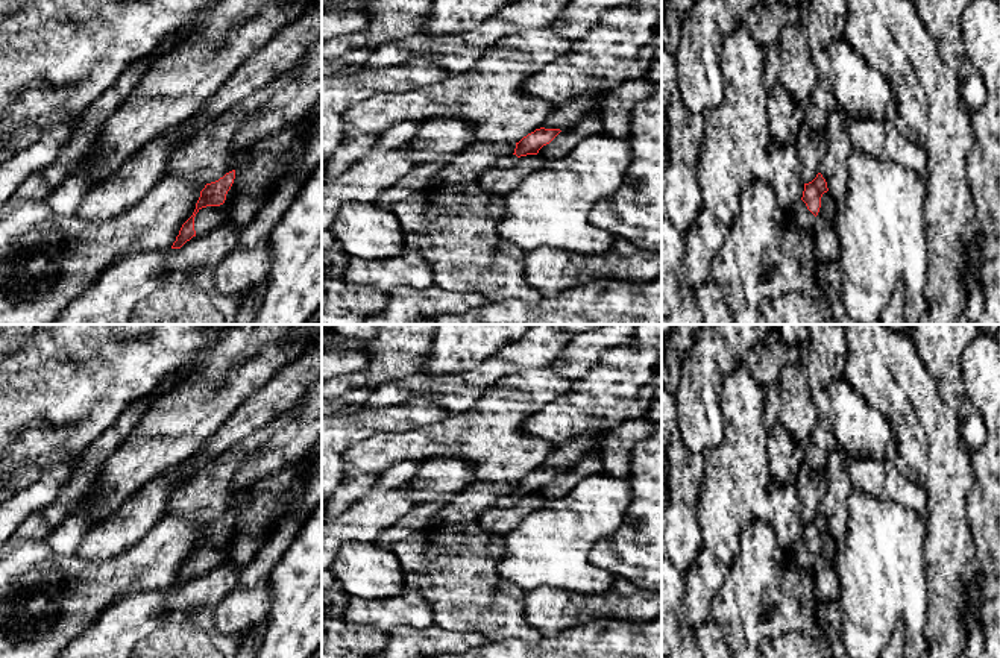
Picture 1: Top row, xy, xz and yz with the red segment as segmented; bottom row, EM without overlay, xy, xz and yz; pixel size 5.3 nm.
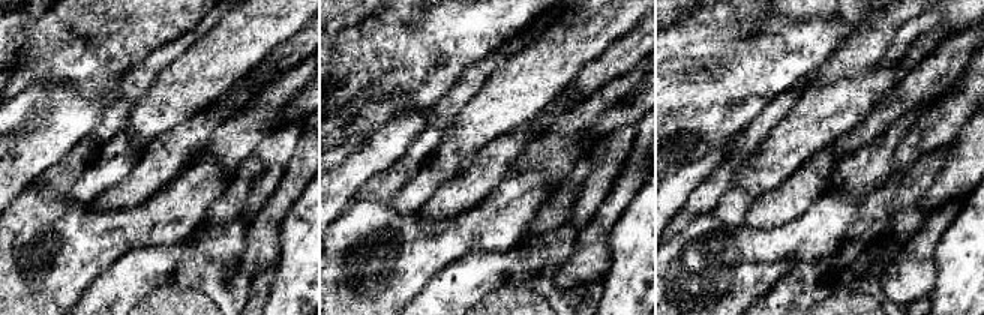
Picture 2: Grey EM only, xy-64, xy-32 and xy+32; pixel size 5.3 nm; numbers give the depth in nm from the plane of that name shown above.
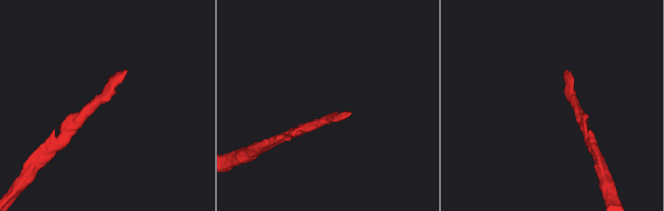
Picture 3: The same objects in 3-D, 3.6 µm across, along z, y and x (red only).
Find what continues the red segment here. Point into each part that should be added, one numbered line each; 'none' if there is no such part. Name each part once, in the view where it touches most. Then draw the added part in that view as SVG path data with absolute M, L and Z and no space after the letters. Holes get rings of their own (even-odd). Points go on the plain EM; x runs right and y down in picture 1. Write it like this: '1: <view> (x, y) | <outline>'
1: xy (210, 557) | M225 544L220 546L206 546L199 549L194 556L194 570L196 575L203 575L208 570L226 562L228 547Z

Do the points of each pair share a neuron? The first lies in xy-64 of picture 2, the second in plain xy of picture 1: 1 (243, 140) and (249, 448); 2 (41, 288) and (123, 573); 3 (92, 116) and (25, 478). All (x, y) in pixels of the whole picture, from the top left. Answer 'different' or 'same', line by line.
1: same
2: same
3: different

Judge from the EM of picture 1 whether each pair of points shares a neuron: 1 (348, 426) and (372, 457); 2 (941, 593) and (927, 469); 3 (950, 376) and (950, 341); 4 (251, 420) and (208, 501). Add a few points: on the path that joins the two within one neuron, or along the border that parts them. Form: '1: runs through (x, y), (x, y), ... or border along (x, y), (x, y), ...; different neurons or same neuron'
1: border along (395, 432), (355, 441), (343, 461); different neurons
2: runs through (944, 563), (944, 499); same neuron
3: runs through (950, 367), (950, 350); same neuron
4: border along (270, 422), (234, 443), (211, 461); different neurons

